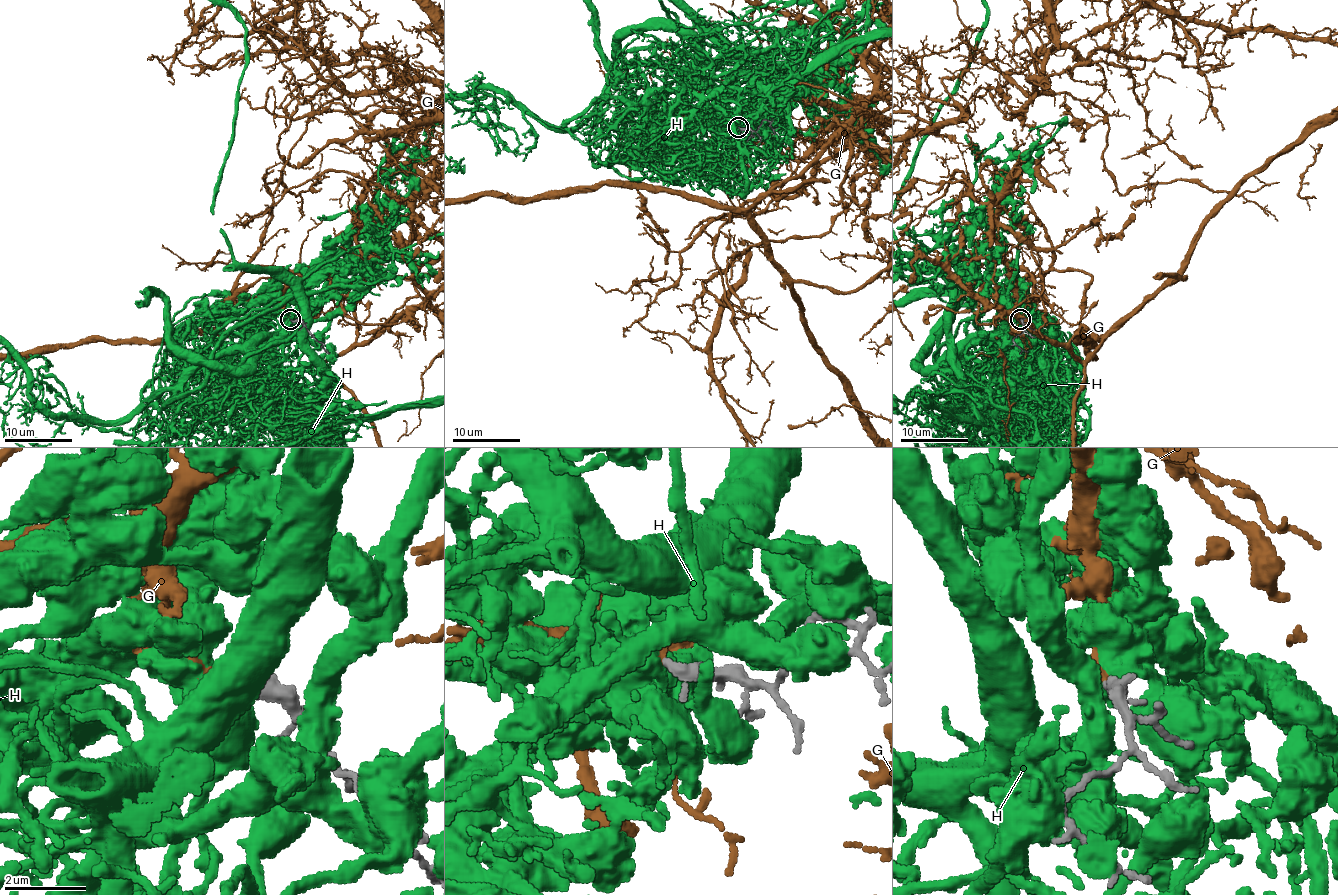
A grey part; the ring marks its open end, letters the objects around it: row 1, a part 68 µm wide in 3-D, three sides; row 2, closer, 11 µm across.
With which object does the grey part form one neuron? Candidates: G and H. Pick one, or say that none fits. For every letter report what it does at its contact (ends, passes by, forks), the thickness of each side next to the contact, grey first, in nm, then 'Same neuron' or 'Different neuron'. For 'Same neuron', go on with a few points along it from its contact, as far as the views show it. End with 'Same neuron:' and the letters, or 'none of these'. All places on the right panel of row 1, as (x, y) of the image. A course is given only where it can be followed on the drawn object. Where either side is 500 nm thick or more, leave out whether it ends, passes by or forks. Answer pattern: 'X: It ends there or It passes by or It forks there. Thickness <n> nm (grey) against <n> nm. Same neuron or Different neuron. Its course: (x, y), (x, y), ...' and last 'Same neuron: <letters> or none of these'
G: It ends there. Thickness 380 nm (grey) against 220 nm. Same neuron
H: Thickness 340 nm (grey) against 750 nm. Different neuron
Same neuron: G

